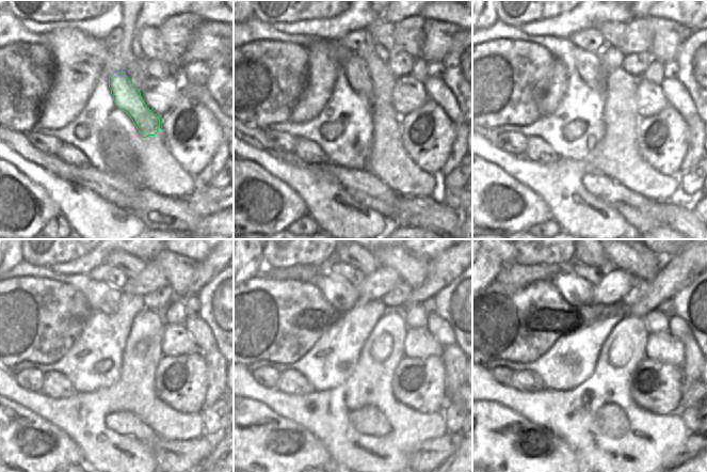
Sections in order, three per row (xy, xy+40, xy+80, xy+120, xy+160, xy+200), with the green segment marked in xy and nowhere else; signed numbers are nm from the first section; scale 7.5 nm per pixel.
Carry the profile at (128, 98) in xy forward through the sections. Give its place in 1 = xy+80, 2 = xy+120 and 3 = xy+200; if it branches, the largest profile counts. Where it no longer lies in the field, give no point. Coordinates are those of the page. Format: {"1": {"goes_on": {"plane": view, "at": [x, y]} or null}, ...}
{"1": {"goes_on": {"plane": "xy+80", "at": [588, 64]}}, "2": {"goes_on": {"plane": "xy+120", "at": [102, 297]}}, "3": {"goes_on": {"plane": "xy+200", "at": [577, 290]}}}

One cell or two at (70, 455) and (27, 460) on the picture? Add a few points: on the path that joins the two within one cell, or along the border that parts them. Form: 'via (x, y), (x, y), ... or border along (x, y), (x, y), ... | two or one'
via (60, 455), (47, 455), (37, 459) | one

